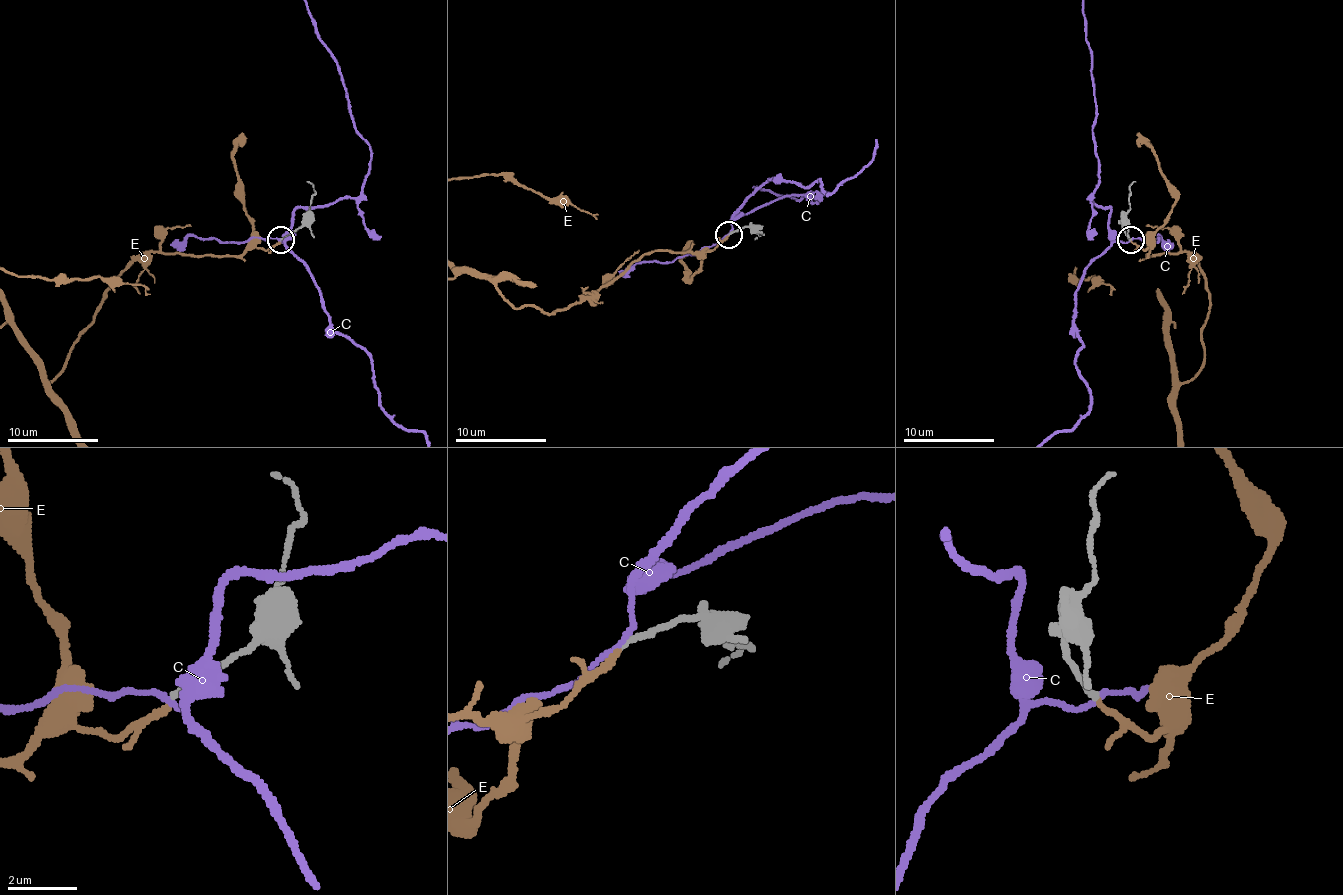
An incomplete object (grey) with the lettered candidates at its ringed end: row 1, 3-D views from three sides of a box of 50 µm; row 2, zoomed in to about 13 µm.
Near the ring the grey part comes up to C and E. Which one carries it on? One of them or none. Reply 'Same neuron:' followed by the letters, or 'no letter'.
Same neuron: E

